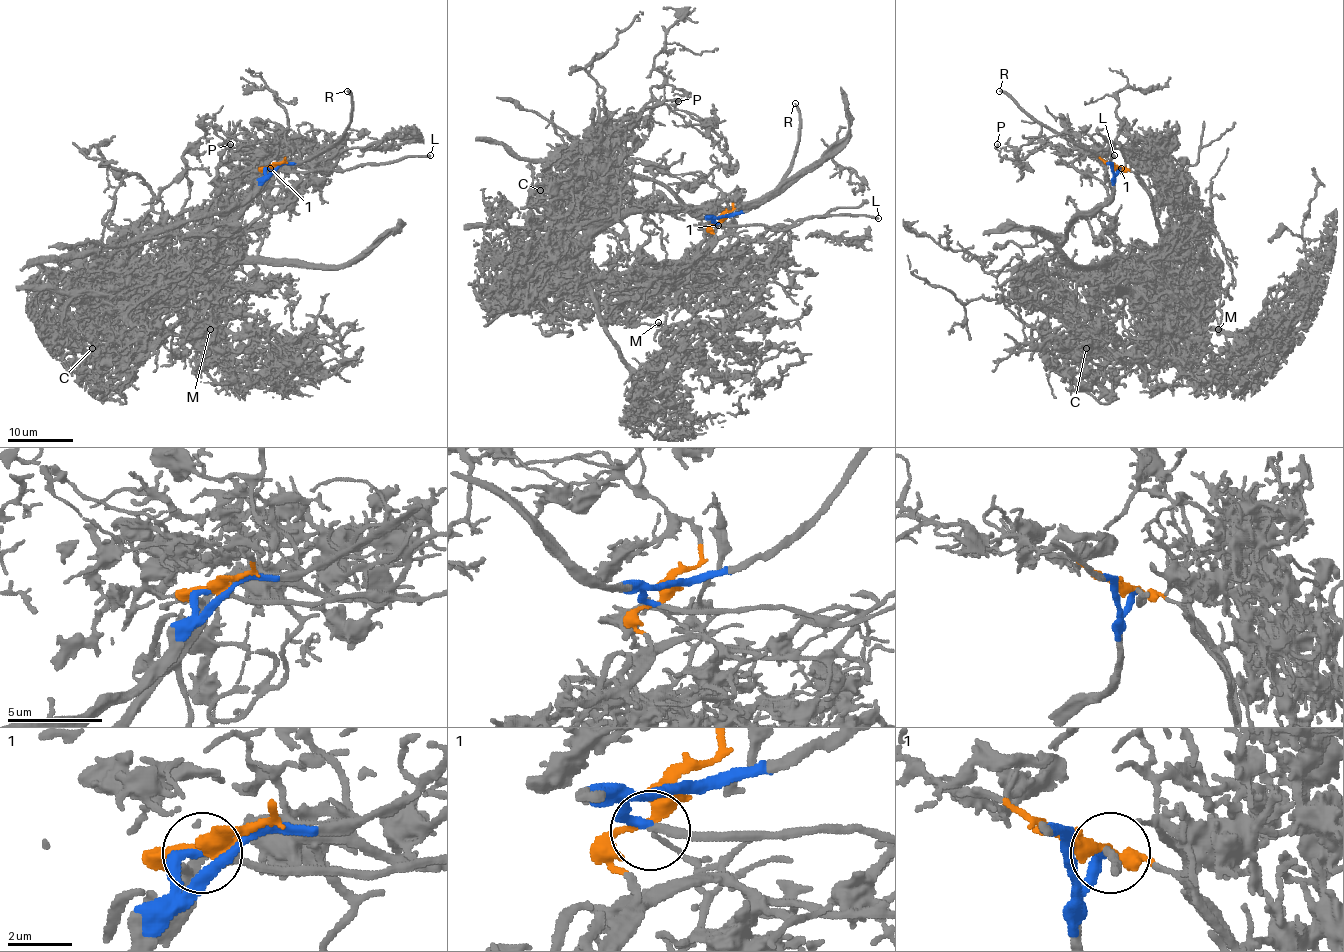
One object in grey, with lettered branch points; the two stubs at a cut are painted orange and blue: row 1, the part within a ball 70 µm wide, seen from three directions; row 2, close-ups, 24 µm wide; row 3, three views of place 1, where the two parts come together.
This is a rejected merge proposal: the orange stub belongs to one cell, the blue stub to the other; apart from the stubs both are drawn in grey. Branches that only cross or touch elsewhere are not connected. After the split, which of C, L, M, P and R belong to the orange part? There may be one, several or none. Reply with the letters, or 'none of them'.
C, M, P

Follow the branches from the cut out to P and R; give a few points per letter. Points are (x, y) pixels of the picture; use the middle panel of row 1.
P: (723, 218), (733, 202), (712, 182), (712, 171), (730, 162), (723, 136), (676, 105), (677, 100)
R: (723, 216), (756, 208), (774, 190), (790, 166), (798, 141), (800, 112), (795, 104)

